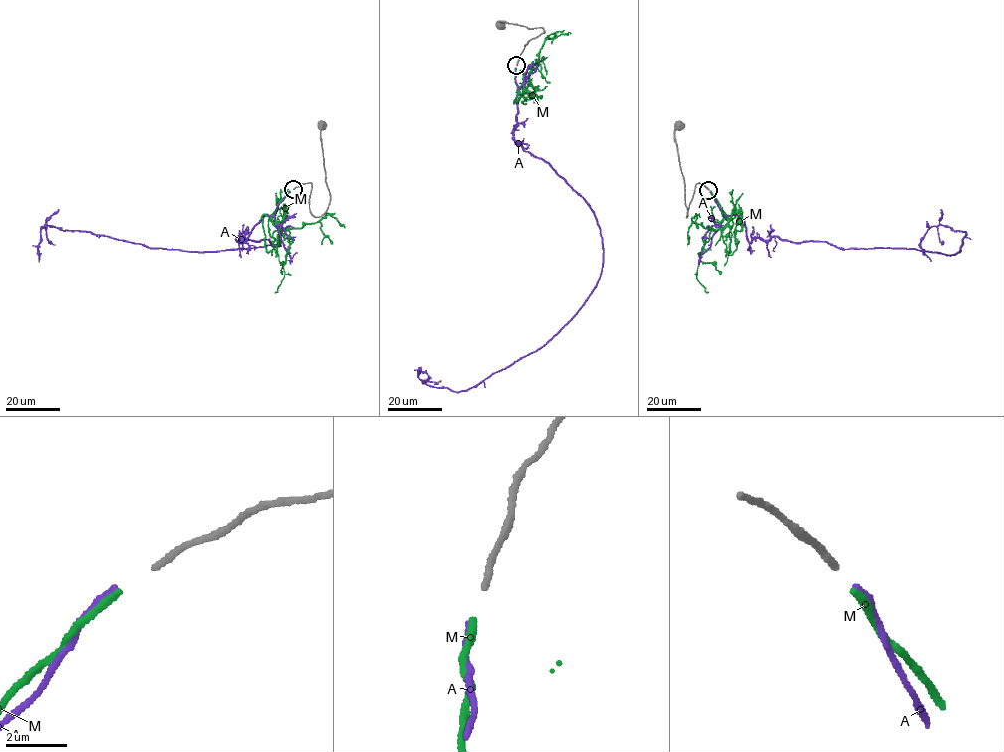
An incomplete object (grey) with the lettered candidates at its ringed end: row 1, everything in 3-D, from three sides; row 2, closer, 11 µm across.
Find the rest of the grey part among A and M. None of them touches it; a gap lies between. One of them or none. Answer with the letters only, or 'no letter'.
M

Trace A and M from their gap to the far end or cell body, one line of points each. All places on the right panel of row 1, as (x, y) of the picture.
A: (710, 191), (750, 242), (954, 255), (965, 232), (932, 225), (920, 244), (930, 261)
M: (710, 191), (728, 221), (724, 228), (709, 230), (694, 224), (691, 219), (696, 214), (698, 228)

